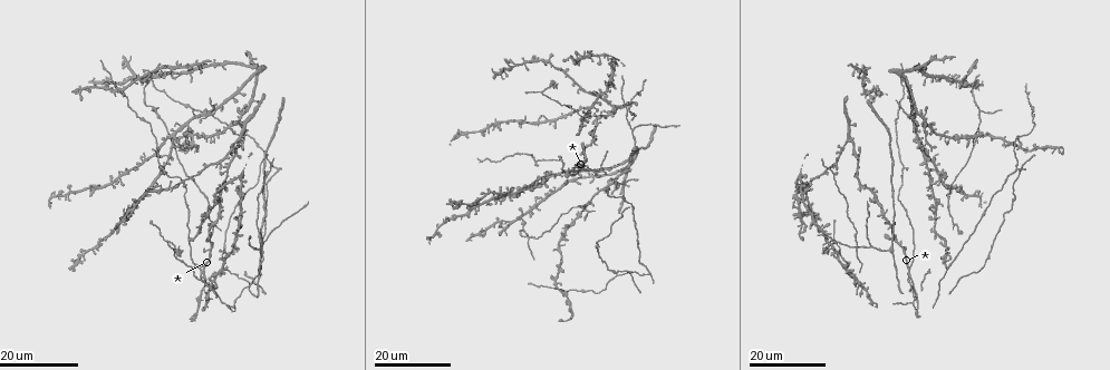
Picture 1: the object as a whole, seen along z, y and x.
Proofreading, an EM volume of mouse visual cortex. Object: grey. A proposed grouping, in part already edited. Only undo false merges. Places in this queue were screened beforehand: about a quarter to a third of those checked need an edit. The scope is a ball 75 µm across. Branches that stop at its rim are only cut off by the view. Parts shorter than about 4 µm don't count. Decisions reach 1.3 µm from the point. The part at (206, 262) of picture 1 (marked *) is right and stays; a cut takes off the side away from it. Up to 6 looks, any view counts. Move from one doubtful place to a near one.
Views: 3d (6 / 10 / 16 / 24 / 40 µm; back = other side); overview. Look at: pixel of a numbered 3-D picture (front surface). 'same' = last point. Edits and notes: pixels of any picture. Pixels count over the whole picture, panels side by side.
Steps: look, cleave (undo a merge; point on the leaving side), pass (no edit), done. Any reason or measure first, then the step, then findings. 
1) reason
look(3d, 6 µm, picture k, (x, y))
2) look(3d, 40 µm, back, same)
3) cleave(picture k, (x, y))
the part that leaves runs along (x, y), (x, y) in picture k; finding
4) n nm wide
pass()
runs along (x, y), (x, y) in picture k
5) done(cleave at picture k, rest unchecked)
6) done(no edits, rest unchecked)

two arms in line, one across
look(3d, 24 µm, picture 1, (166, 243))

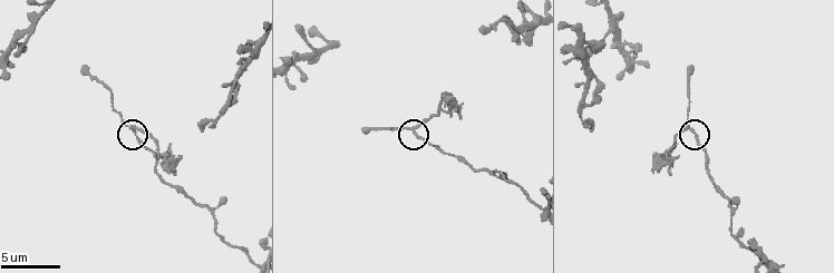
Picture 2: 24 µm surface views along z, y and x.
look(3d, 10 µm, picture 2, (693, 132))

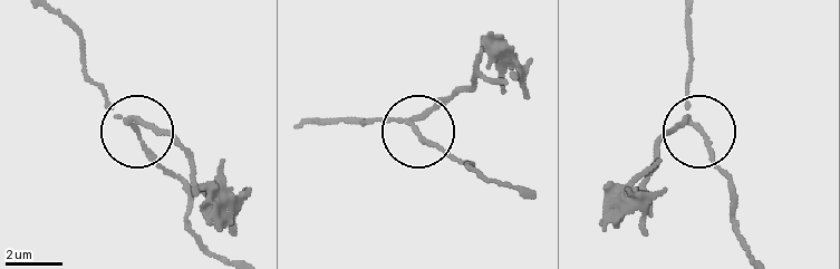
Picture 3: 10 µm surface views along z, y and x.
140 nm wide
cleave(picture 3, (160, 134))
a second neuron is stuck on

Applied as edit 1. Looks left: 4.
look(3d, 16 µm, picture 1, (908, 270))

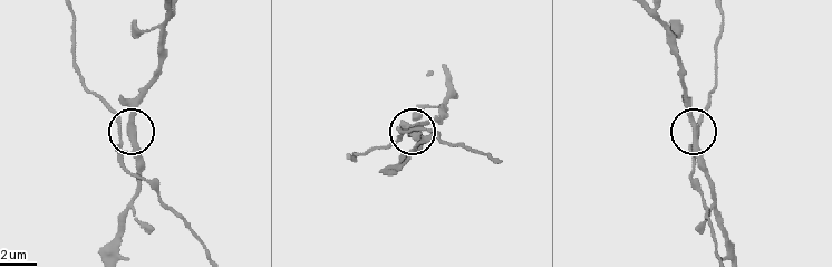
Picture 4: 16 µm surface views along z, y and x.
closer look
look(3d, 6 µm, picture 4, (120, 138))

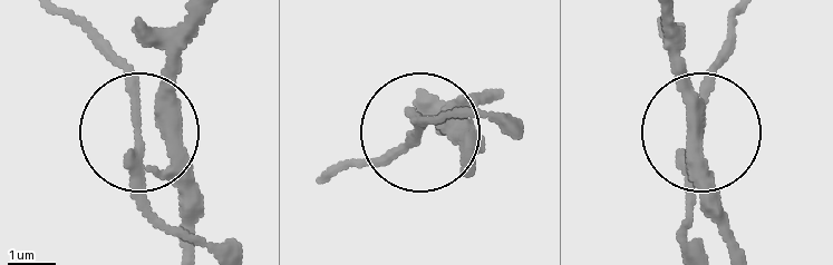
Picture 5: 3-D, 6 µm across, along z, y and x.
look(3d, 6 µm, back, picture 5, (416, 130))

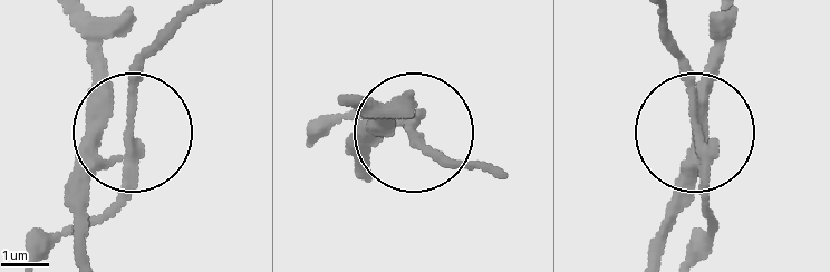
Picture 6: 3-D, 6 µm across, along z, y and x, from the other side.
pass()
one neuron here

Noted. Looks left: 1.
done(cleave at picture 3, rest unchecked)

